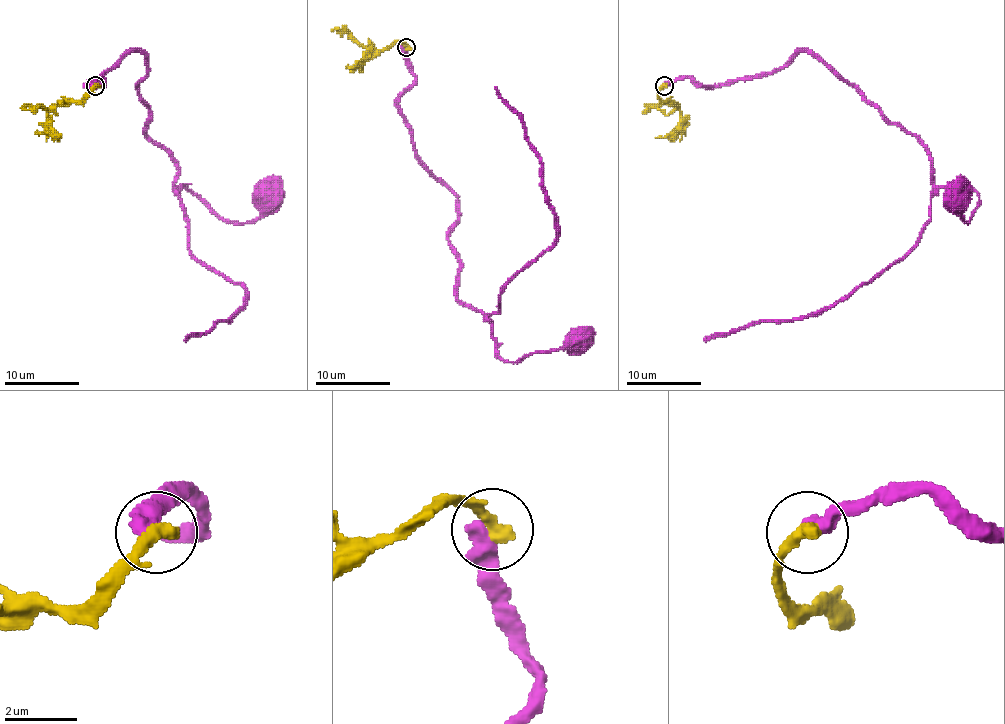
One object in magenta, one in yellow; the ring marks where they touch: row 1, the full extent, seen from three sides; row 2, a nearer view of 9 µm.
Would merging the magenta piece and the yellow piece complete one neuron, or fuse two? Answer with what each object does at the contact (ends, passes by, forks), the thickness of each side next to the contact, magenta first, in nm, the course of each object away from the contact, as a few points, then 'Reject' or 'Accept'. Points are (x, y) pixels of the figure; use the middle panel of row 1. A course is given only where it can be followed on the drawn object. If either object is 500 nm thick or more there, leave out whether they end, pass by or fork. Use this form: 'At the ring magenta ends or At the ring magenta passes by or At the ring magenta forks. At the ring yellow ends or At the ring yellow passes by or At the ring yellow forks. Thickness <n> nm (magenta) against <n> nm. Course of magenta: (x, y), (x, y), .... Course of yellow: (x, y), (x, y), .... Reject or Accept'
At the ring magenta ends. At the ring yellow ends. Thickness 480 nm (magenta) against 420 nm. Course of magenta: (405, 48), (415, 81), (398, 109), (457, 198), (457, 299), (487, 314), (504, 360), (578, 336). Course of yellow: (405, 48), (394, 42), (368, 59), (366, 49), (340, 29), (331, 31). Reject

